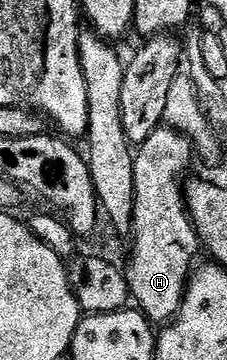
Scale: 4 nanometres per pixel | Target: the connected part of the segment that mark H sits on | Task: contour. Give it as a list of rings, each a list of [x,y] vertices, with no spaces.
[[[167,126],[155,129],[134,152],[134,265],[130,272],[128,268],[128,292],[142,315],[155,326],[165,326],[178,315],[195,267],[194,255],[200,250],[198,231],[186,206],[184,184],[178,181],[190,168],[190,154],[190,138]]]

